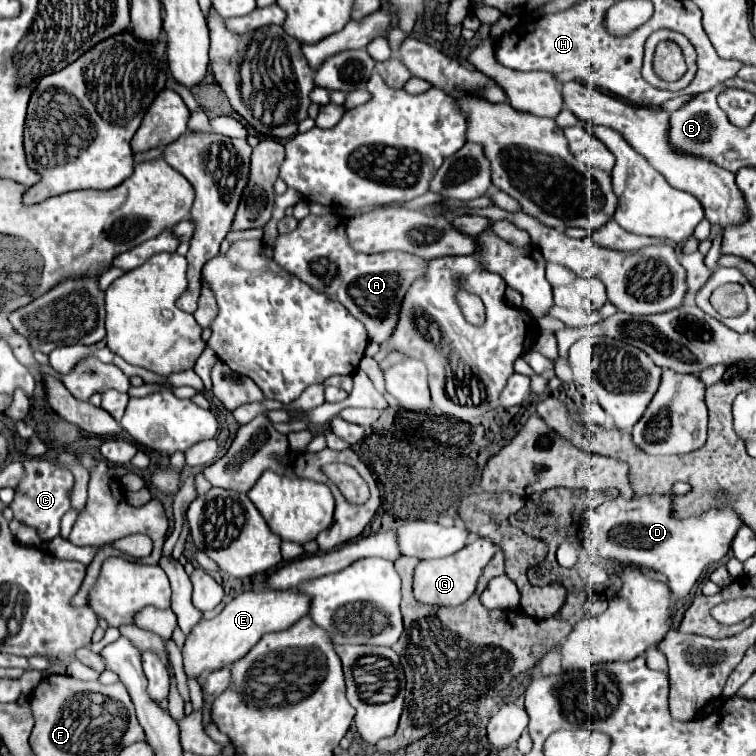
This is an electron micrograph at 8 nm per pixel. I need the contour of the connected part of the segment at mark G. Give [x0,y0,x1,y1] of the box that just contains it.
[414,538,496,606]

